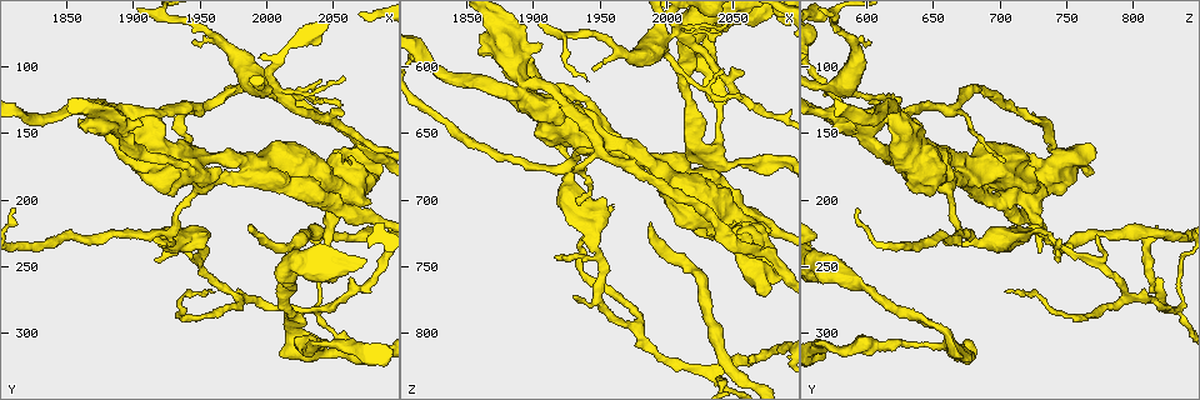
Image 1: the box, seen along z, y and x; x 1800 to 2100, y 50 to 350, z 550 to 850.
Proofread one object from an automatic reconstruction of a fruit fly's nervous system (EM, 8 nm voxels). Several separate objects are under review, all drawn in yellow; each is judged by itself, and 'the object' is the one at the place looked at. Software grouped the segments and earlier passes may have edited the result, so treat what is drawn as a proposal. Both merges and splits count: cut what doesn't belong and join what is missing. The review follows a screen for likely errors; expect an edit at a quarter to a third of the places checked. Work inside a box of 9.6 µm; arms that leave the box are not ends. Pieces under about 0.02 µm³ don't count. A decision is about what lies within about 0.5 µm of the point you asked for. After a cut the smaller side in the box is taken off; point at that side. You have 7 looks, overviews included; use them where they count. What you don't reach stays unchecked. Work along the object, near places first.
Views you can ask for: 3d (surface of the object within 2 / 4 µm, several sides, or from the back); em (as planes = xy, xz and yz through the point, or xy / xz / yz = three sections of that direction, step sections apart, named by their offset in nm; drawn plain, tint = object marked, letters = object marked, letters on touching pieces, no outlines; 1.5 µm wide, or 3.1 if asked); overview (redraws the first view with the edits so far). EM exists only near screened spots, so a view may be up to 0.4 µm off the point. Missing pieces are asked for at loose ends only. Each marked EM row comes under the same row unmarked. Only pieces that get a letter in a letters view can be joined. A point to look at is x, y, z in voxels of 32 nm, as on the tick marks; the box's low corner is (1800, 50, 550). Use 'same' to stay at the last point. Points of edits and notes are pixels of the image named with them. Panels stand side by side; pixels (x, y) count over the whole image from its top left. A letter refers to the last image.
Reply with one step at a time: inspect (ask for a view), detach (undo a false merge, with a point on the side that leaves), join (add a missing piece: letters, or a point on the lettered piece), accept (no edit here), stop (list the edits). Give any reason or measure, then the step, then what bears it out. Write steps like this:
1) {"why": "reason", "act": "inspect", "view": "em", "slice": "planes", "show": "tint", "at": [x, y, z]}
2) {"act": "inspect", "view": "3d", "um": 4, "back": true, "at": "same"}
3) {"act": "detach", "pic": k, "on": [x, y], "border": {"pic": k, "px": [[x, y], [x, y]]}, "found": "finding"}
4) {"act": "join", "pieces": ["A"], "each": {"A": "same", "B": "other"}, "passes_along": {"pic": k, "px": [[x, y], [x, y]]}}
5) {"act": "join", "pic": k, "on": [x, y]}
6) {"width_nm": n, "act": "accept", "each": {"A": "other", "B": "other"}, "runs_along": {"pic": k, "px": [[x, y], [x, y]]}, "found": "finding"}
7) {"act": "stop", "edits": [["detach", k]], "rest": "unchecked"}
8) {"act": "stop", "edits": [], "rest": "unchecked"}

{"why": "end of a long branch", "act": "inspect", "view": "em", "slice": "planes", "show": "letters", "at": [1990, 226, 716]}

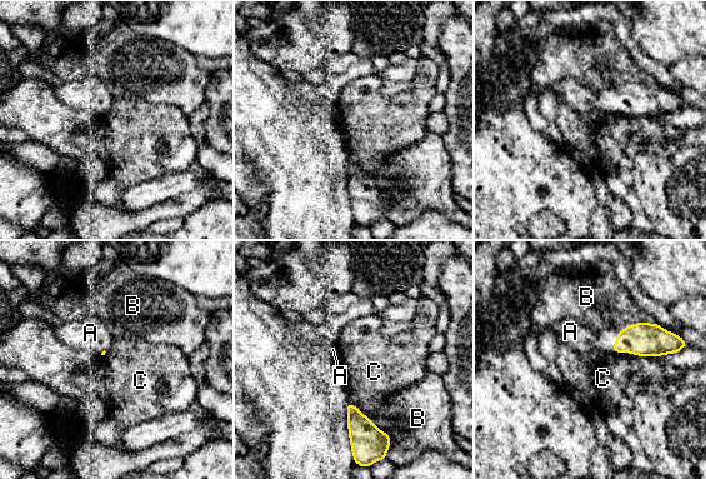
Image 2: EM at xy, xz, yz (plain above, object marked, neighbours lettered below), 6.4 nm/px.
{"longest_contact_nm": ["B", 190], "act": "join", "pieces": ["A"], "each": {"A": "same", "B": "other", "C": "other"}, "found": "the neuron continues"}

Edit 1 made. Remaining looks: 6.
{"act": "inspect", "view": "overview"}

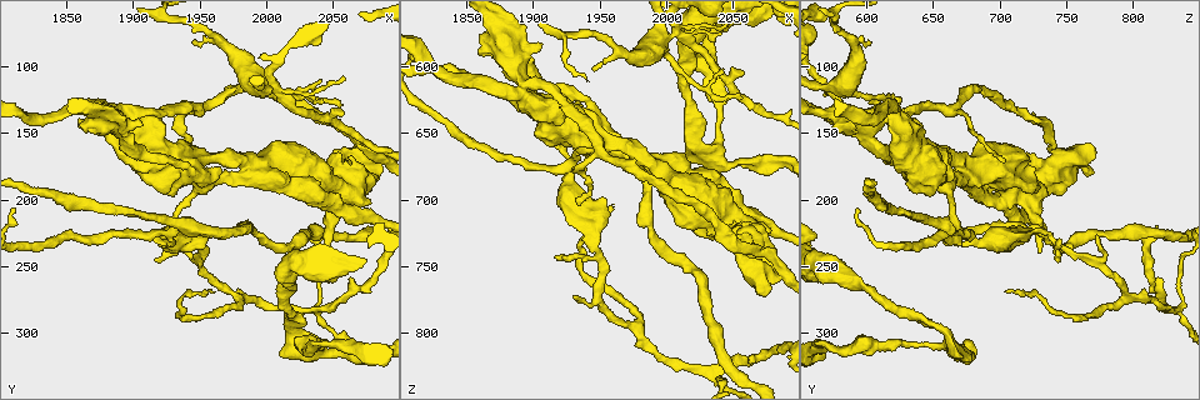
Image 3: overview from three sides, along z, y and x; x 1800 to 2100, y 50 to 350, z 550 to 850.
{"why": "an open end", "act": "inspect", "view": "3d", "um": 4, "at": [2018, 318, 674]}

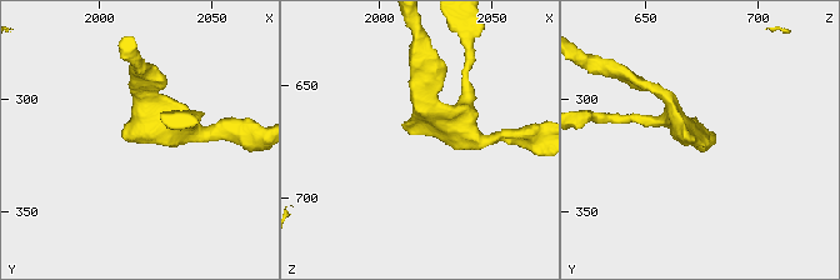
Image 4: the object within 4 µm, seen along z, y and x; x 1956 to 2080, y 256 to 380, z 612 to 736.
{"arm_widths_nm": [190, 280], "why": "shape alone is not enough", "act": "inspect", "view": "em", "slice": "planes", "show": "letters", "at": [2017, 317, 673]}

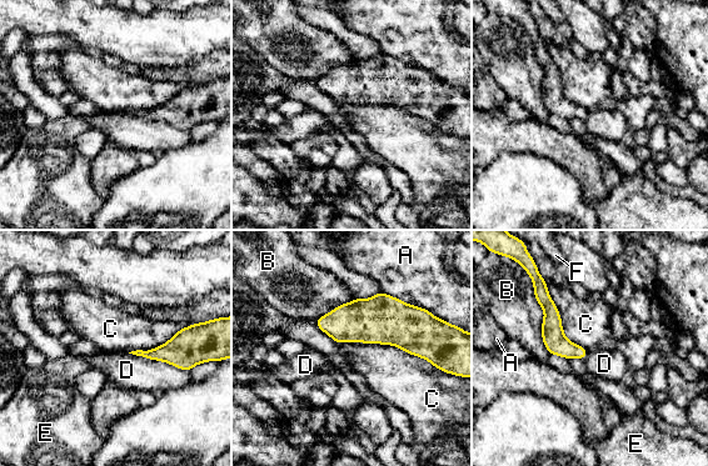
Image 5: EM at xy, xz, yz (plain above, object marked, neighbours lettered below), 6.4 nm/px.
{"longest_contact_nm": ["C", 650], "act": "accept", "each": {"A": "other", "B": "other", "C": "other", "D": "other", "E": "other", "F": "other"}, "found": "no lettered piece goes on from it"}

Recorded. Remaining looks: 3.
{"why": "abrupt turn", "act": "inspect", "view": "em", "slice": "xy", "step": 4, "show": "letters", "at": [1996, 116, 578]}

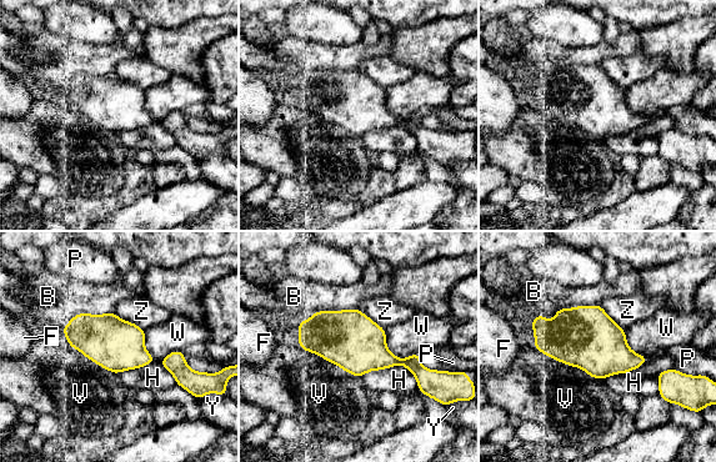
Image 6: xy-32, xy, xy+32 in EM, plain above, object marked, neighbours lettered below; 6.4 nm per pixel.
{"width_nm": 340, "act": "detach", "pic": 6, "on": [434, 383], "each": {"B": "other", "F": "other", "H": "other", "P": "other", "V": "other", "W": "other", "Y": "other", "Z": "other"}, "border": {"pic": 6, "px": [[401, 360], [402, 363]]}, "found": "a second neuron is stuck on"}

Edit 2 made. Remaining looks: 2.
{"act": "stop", "edits": [["join", 2], ["detach", 6]], "rest": "unchecked"}

